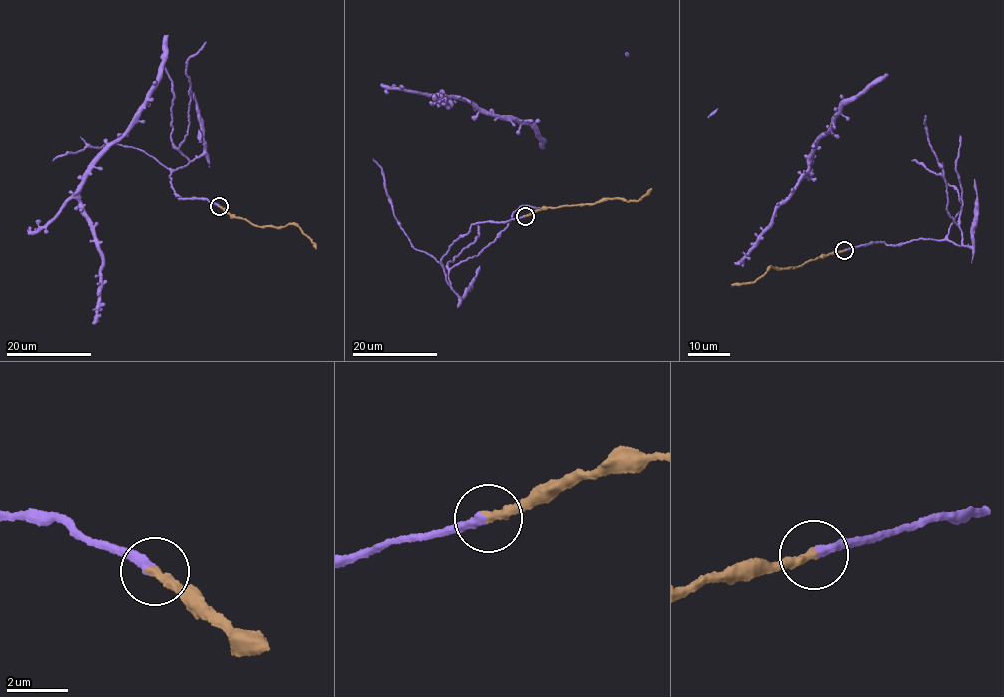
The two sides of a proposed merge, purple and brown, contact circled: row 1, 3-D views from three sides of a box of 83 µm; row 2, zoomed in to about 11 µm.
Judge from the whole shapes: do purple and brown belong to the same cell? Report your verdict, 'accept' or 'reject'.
accept

